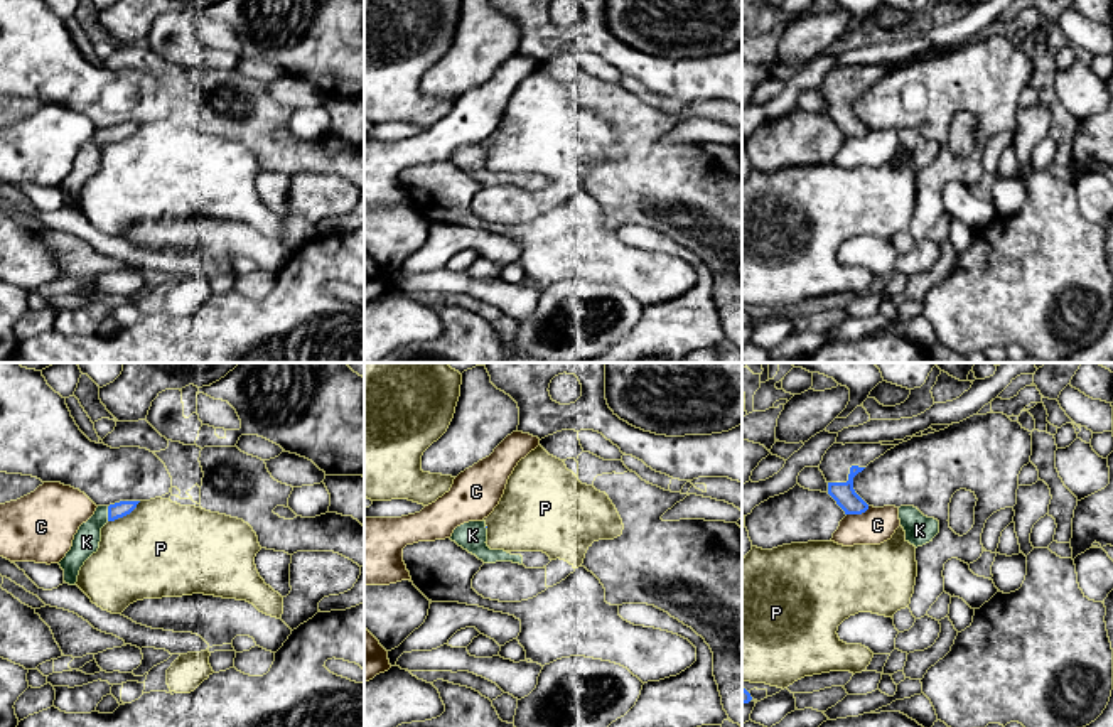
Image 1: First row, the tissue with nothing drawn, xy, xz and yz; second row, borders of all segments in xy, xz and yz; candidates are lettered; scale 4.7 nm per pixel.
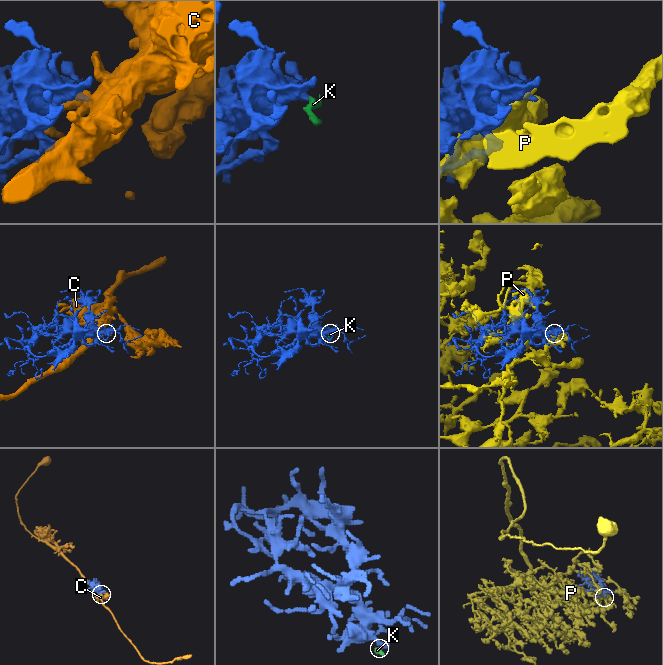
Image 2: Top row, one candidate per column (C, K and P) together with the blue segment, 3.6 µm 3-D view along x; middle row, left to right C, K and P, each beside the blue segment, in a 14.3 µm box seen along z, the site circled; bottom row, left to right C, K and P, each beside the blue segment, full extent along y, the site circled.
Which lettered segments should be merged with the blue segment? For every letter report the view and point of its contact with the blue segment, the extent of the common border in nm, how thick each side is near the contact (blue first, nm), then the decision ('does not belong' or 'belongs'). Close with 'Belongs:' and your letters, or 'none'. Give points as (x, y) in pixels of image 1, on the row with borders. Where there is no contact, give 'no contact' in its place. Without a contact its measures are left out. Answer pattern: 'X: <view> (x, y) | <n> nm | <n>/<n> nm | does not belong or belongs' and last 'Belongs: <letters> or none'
C: yz (857, 513) | 120 nm | 110/170 nm | does not belong
K: xy (108, 513) | 70 nm | 80/130 nm | belongs
P: xy (123, 515) | 190 nm | 80/460 nm | does not belong
Belongs: K

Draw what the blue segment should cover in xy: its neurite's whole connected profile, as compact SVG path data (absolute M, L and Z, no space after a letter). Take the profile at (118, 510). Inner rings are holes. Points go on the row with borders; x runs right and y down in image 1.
M120 501L110 506L98 506L94 514L79 526L74 535L73 547L59 562L64 570L64 582L76 585L78 575L84 562L98 552L101 541L101 528L108 521L115 521L130 514L140 501Z

